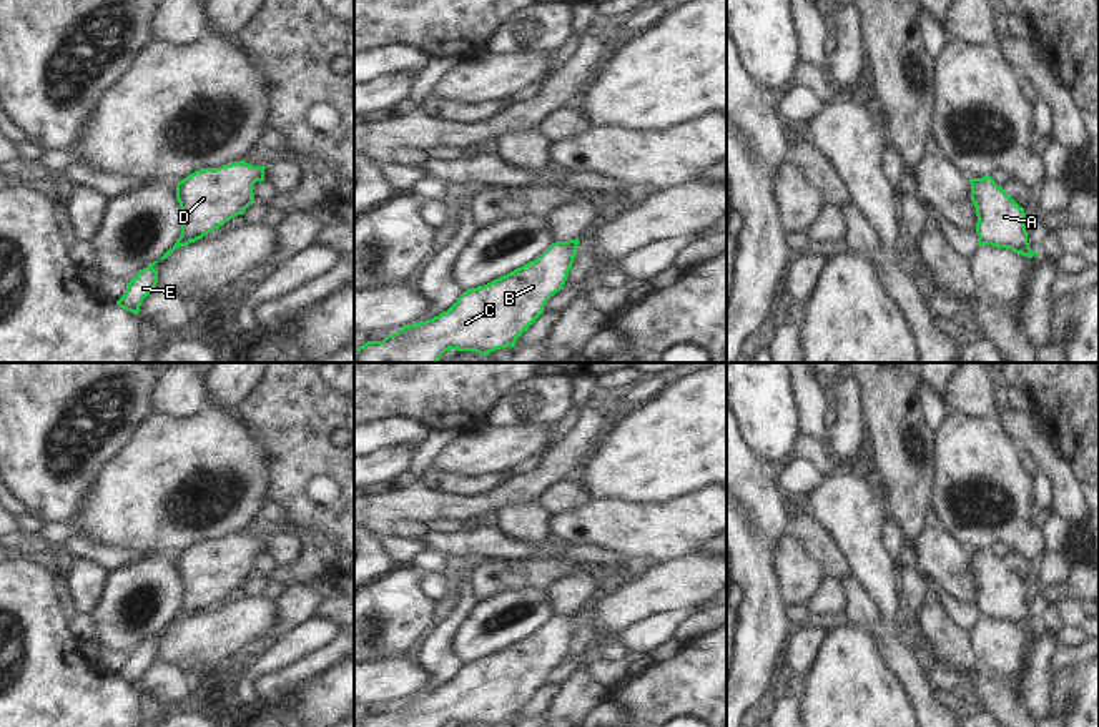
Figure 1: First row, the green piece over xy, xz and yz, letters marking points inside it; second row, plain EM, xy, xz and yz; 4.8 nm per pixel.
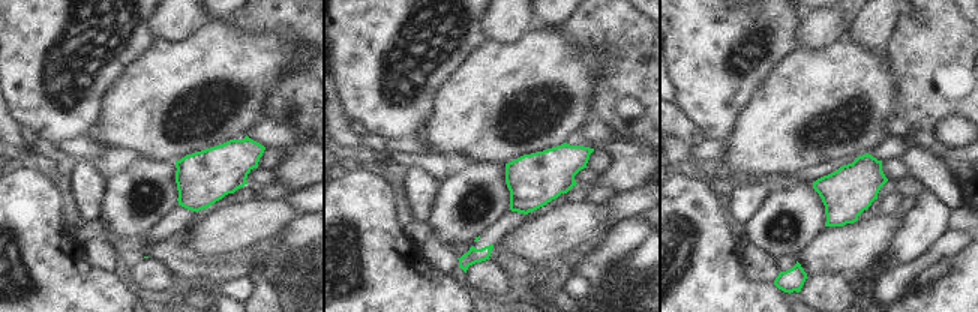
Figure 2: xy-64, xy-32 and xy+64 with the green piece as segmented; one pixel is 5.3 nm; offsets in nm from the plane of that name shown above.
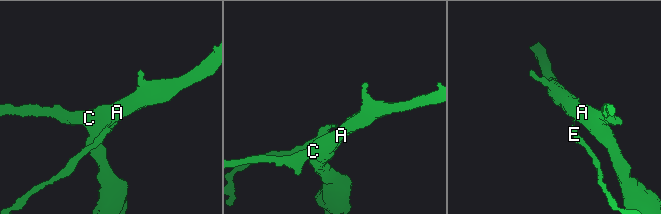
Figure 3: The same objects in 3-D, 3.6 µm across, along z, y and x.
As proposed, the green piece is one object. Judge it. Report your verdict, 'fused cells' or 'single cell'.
fused cells

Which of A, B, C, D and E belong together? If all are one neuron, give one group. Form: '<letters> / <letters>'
A B C D / E

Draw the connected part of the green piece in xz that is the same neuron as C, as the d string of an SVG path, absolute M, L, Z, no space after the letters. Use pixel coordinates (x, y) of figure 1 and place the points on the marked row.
M579 238L552 243L534 261L477 288L464 291L439 316L407 324L382 341L367 341L354 349L354 363L437 363L449 351L476 351L485 356L500 348L514 348L517 338L544 313L550 296L564 289L577 255Z

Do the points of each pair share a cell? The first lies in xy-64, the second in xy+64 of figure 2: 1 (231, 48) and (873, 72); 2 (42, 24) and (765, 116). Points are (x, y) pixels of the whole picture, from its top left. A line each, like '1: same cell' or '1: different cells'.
1: same cell
2: different cells

